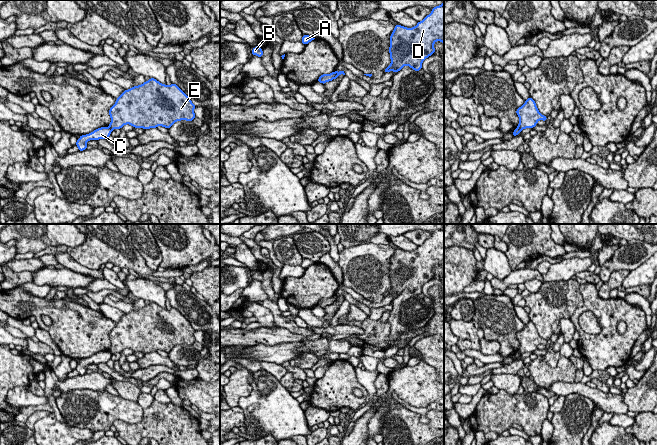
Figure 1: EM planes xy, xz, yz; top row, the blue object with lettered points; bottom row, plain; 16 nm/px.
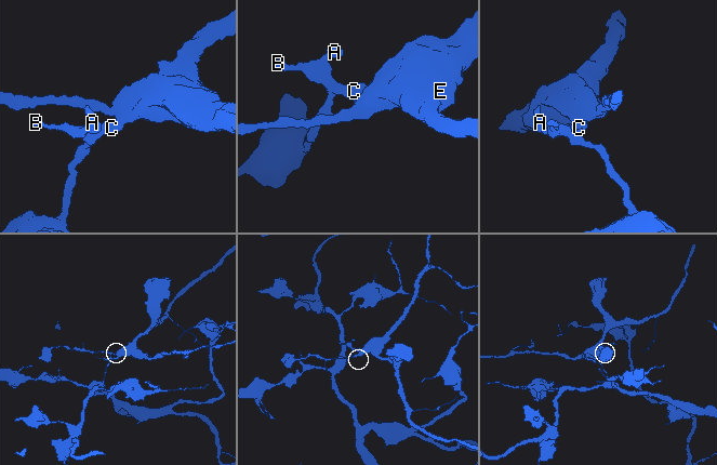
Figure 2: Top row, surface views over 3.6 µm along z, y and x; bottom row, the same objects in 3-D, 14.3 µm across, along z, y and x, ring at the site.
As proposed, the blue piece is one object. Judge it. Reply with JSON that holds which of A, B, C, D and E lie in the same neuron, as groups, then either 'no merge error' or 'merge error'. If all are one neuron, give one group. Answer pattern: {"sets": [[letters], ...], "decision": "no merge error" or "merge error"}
{"sets": [["A", "B", "C"], ["D", "E"]], "decision": "merge error"}

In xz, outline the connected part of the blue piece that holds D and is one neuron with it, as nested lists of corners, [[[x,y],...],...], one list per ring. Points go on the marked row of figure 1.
[[[444,2],[432,8],[432,12],[412,28],[395,25],[390,36],[391,64],[384,73],[397,73],[405,65],[421,70],[423,61],[434,54],[436,41],[444,44]]]

